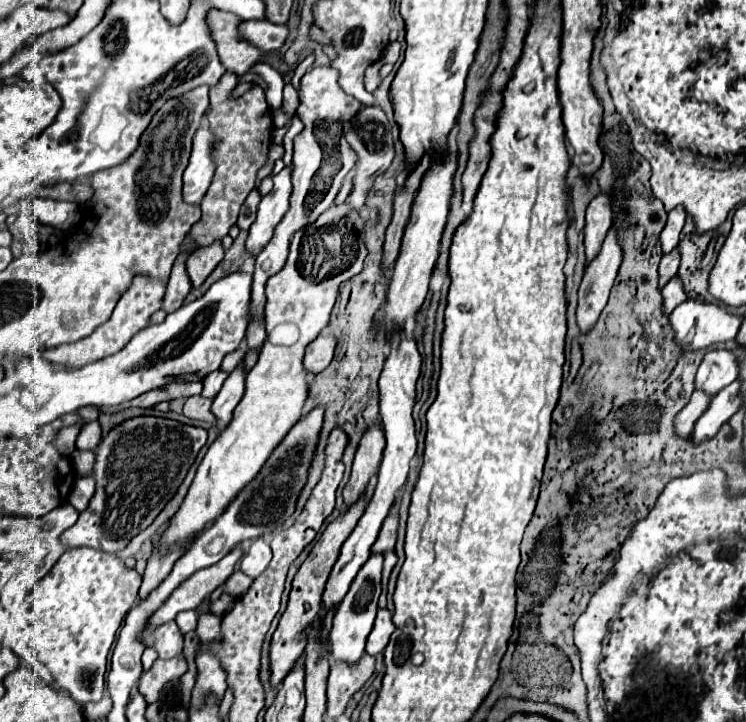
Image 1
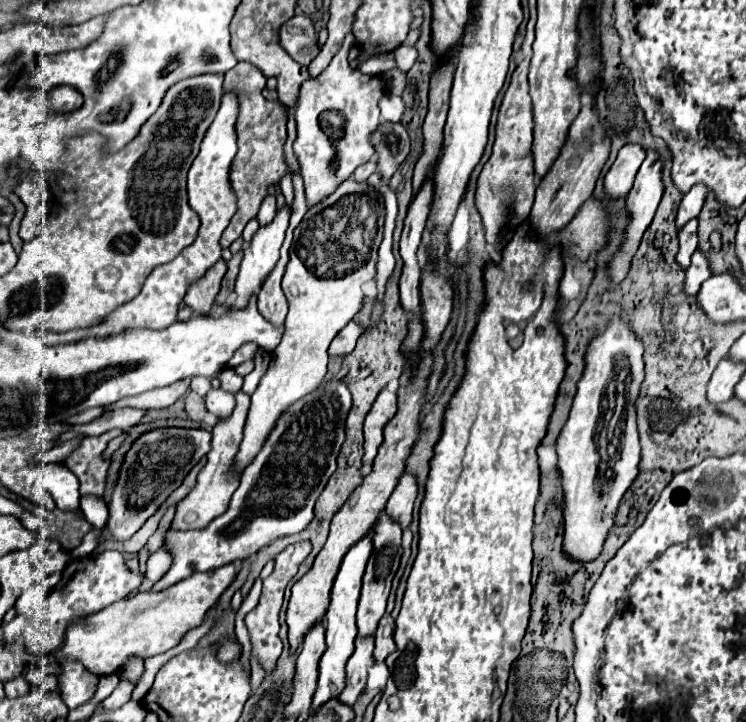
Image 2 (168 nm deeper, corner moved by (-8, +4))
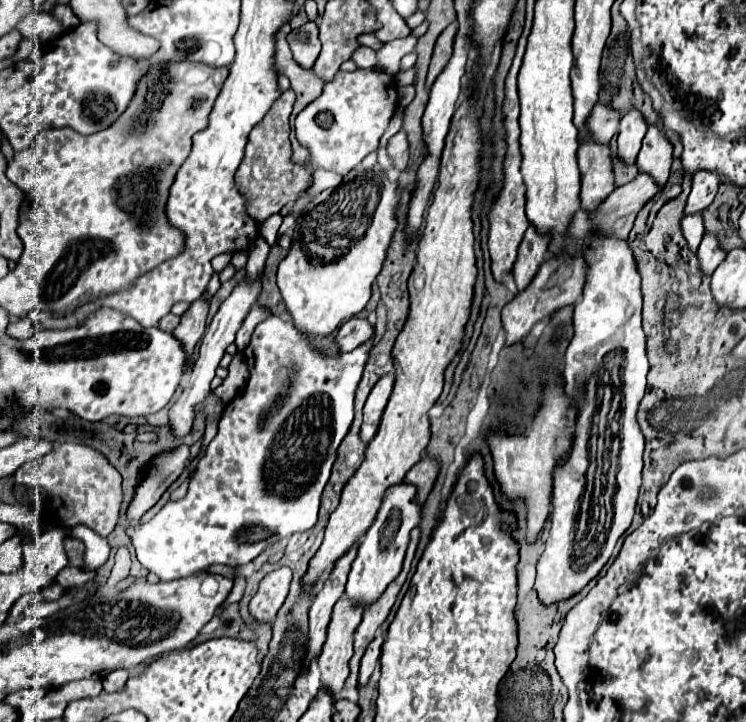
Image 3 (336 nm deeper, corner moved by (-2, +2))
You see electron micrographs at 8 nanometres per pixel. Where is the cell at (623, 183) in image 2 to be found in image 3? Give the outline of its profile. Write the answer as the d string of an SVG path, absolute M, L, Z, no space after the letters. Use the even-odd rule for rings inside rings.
M630 109L622 121L620 121L620 131L618 131L618 155L622 157L624 163L634 163L638 151L640 151L640 143L646 135L646 119L638 109Z

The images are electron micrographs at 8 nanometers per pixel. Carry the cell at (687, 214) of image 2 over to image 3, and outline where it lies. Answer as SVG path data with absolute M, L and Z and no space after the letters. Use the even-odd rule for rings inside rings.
M698 171L694 173L694 183L692 183L692 191L686 203L686 215L704 211L716 197L718 191L718 183L720 177L714 171Z

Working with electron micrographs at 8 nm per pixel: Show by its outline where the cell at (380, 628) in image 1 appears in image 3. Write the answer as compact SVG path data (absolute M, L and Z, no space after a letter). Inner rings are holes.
M378 635L378 637L368 645L368 649L366 649L364 657L362 657L360 677L358 677L358 679L360 679L360 681L358 681L358 687L364 687L364 685L368 683L370 675L372 675L376 663L378 663L378 659L380 659L380 647L382 647L382 635Z

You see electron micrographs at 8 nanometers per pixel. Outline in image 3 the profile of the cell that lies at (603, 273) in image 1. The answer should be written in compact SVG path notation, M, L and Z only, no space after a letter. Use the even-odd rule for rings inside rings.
M650 125L638 153L638 169L650 173L656 183L666 183L672 167L672 143L658 125Z

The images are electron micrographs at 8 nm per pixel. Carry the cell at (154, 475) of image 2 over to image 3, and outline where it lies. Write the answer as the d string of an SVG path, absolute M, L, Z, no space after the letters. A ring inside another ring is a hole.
M180 445L178 449L170 453L162 453L150 463L152 471L146 471L146 479L142 479L138 487L138 495L134 495L130 509L128 509L128 519L138 521L150 507L156 505L156 501L162 497L162 493L180 477L184 471L184 463L188 461L190 449L186 445Z

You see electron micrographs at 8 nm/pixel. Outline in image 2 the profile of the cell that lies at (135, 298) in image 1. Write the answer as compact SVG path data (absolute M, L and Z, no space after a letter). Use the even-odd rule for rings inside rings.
M226 93L222 97L222 105L220 111L214 119L214 123L210 125L210 129L206 131L206 137L200 145L200 153L194 159L190 171L188 171L188 201L192 205L192 209L200 215L200 231L198 231L198 239L188 245L174 261L156 267L144 281L142 291L128 303L120 305L118 309L114 309L106 321L102 321L100 325L92 327L92 329L78 329L72 333L38 333L40 339L48 345L68 345L68 343L76 343L88 337L98 337L98 339L106 339L106 337L114 337L114 335L122 335L126 331L132 329L164 329L168 325L172 325L176 321L176 309L188 289L188 285L198 279L200 275L204 275L204 271L216 263L220 259L220 237L222 231L228 227L232 215L236 213L236 199L234 193L230 189L228 183L228 169L230 163L238 151L236 147L236 131L234 131L234 123L238 117L238 101L236 95Z

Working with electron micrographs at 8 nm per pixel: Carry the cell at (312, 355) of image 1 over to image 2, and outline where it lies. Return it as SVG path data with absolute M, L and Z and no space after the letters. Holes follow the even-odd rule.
M350 321L350 323L332 339L330 349L328 349L328 355L330 355L330 357L338 357L338 355L344 357L344 355L348 355L348 353L356 347L356 341L358 341L358 337L362 335L362 331L364 331L362 325Z

